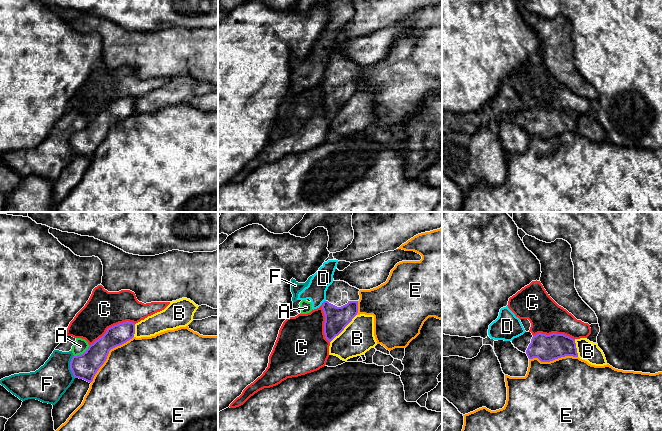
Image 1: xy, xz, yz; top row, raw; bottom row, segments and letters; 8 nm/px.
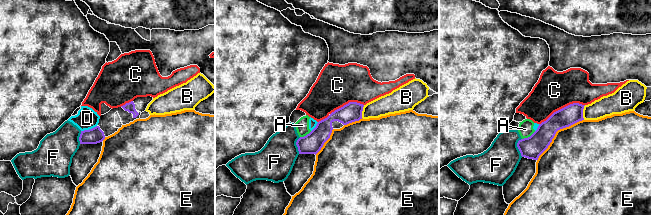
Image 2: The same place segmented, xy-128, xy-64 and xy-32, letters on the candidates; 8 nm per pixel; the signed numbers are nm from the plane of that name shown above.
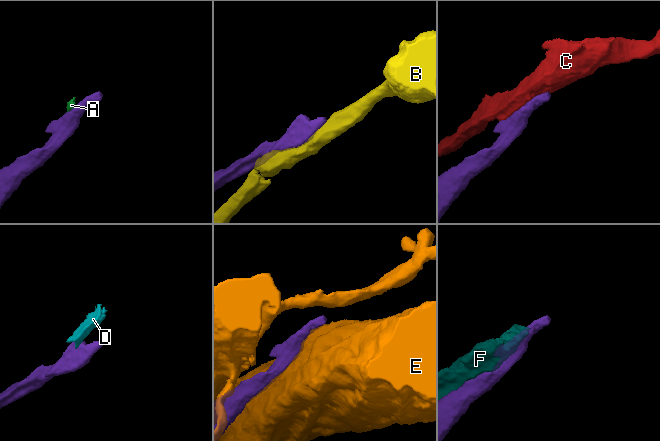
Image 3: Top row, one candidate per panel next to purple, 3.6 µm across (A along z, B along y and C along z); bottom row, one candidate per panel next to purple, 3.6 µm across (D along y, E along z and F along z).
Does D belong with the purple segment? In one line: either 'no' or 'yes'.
no

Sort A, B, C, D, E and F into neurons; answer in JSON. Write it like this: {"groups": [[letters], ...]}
{"groups": [["A", "D", "F"], ["B"], ["C"], ["E"]]}

